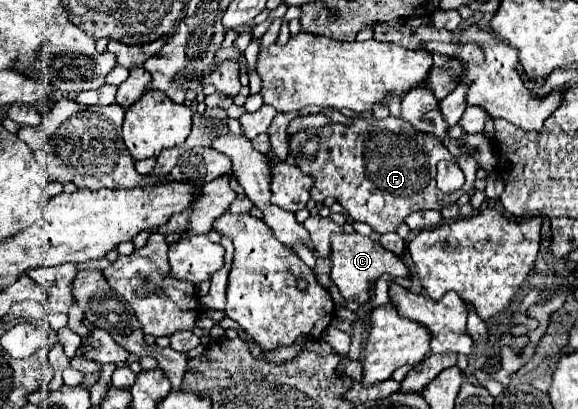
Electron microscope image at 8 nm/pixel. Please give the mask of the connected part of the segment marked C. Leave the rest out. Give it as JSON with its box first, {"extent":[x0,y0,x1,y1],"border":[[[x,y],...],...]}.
{"extent":[332,234,410,304],"border":[[[334,234],[332,236],[332,280],[338,286],[340,294],[348,302],[366,304],[370,300],[370,284],[376,282],[382,274],[390,274],[394,278],[408,278],[410,272],[406,264],[392,252],[384,250],[378,242],[364,238],[360,234]]]}

